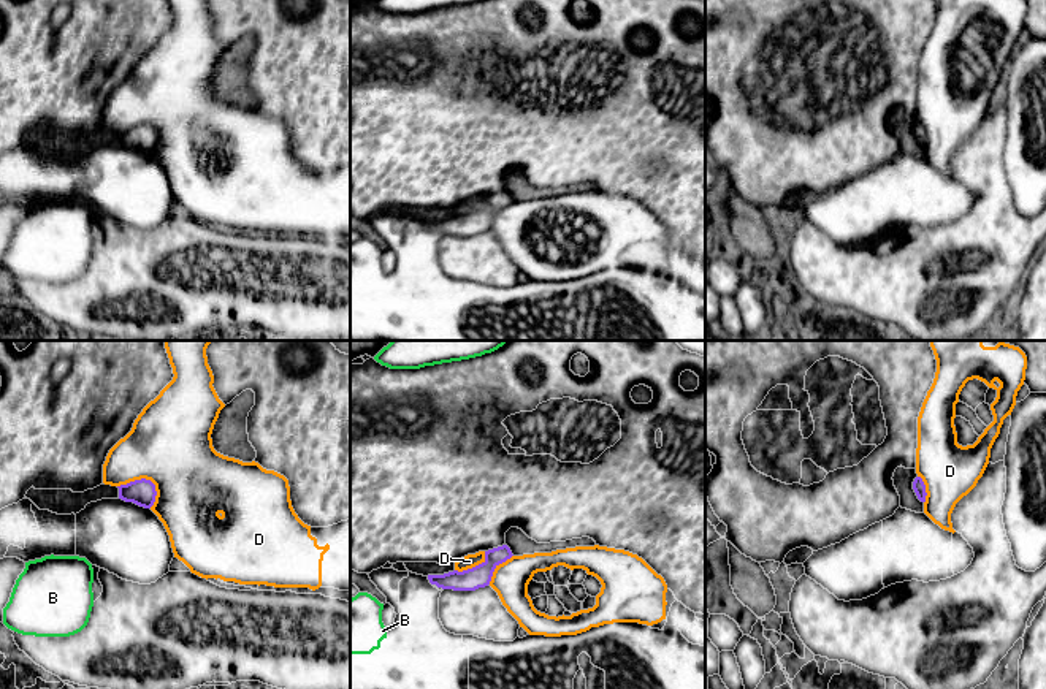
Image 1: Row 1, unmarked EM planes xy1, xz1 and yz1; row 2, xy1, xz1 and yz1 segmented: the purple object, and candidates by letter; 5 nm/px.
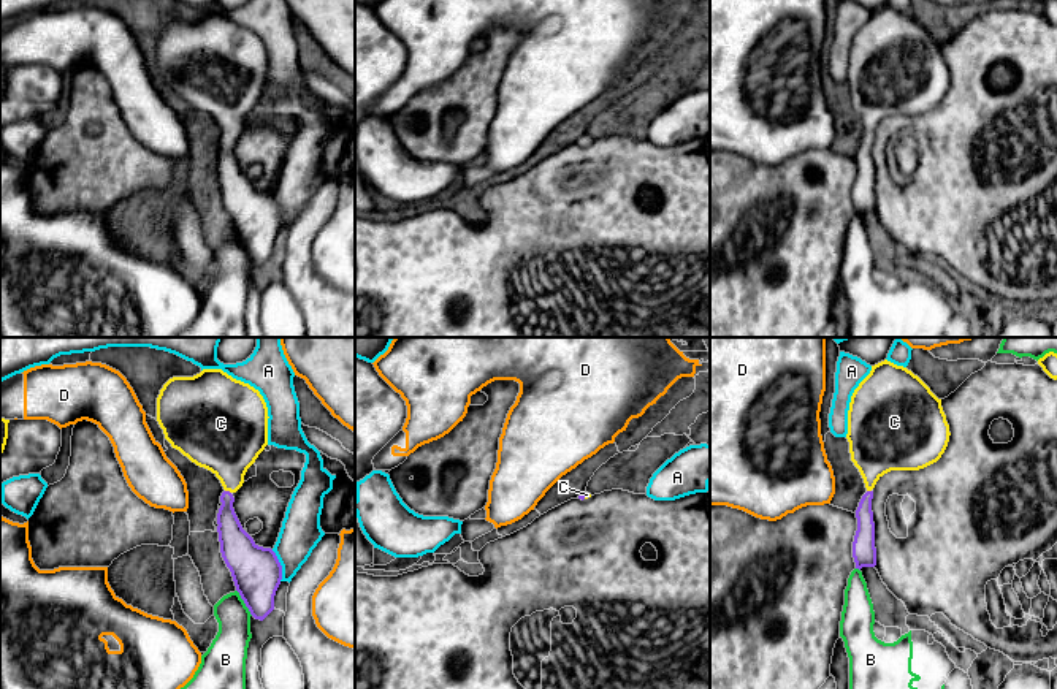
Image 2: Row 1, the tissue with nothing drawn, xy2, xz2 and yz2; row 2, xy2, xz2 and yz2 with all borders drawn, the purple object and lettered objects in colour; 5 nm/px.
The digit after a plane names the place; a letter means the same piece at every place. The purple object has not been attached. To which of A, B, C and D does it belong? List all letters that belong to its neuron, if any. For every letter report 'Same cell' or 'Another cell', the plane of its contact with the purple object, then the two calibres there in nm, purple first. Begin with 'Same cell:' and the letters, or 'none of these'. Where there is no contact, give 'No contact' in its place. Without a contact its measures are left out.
Same cell: C
A: Another cell. Touches purple in xy2. Thickness 260 nm (purple) against 200 nm
B: Another cell. Touches purple in xy2. Thickness 260 nm (purple) against 180 nm
C: Same cell. Touches purple in xy2. Thickness 150 nm (purple) against 340 nm
D: Another cell. Touches purple in xy1. Thickness 130 nm (purple) against 420 nm

